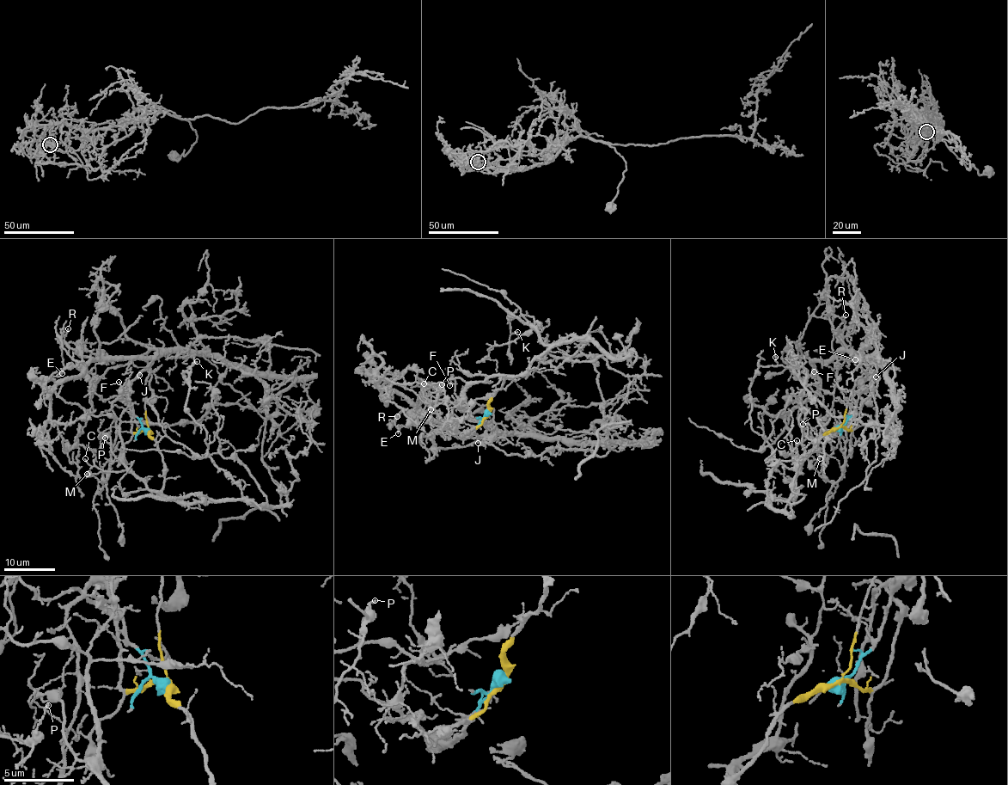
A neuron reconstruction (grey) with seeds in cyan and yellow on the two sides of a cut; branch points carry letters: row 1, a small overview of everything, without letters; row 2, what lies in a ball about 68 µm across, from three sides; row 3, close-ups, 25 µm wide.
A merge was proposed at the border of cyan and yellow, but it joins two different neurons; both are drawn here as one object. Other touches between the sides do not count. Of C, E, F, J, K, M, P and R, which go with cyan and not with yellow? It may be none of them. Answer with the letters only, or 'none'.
E, J, R

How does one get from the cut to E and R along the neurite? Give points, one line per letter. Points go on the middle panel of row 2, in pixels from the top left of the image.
E: (488, 413), (467, 432), (482, 435), (487, 427), (469, 420), (430, 420), (405, 409), (393, 420), (398, 433)
R: (488, 413), (467, 432), (482, 435), (487, 427), (469, 420), (430, 420), (413, 416), (405, 409), (397, 416)

